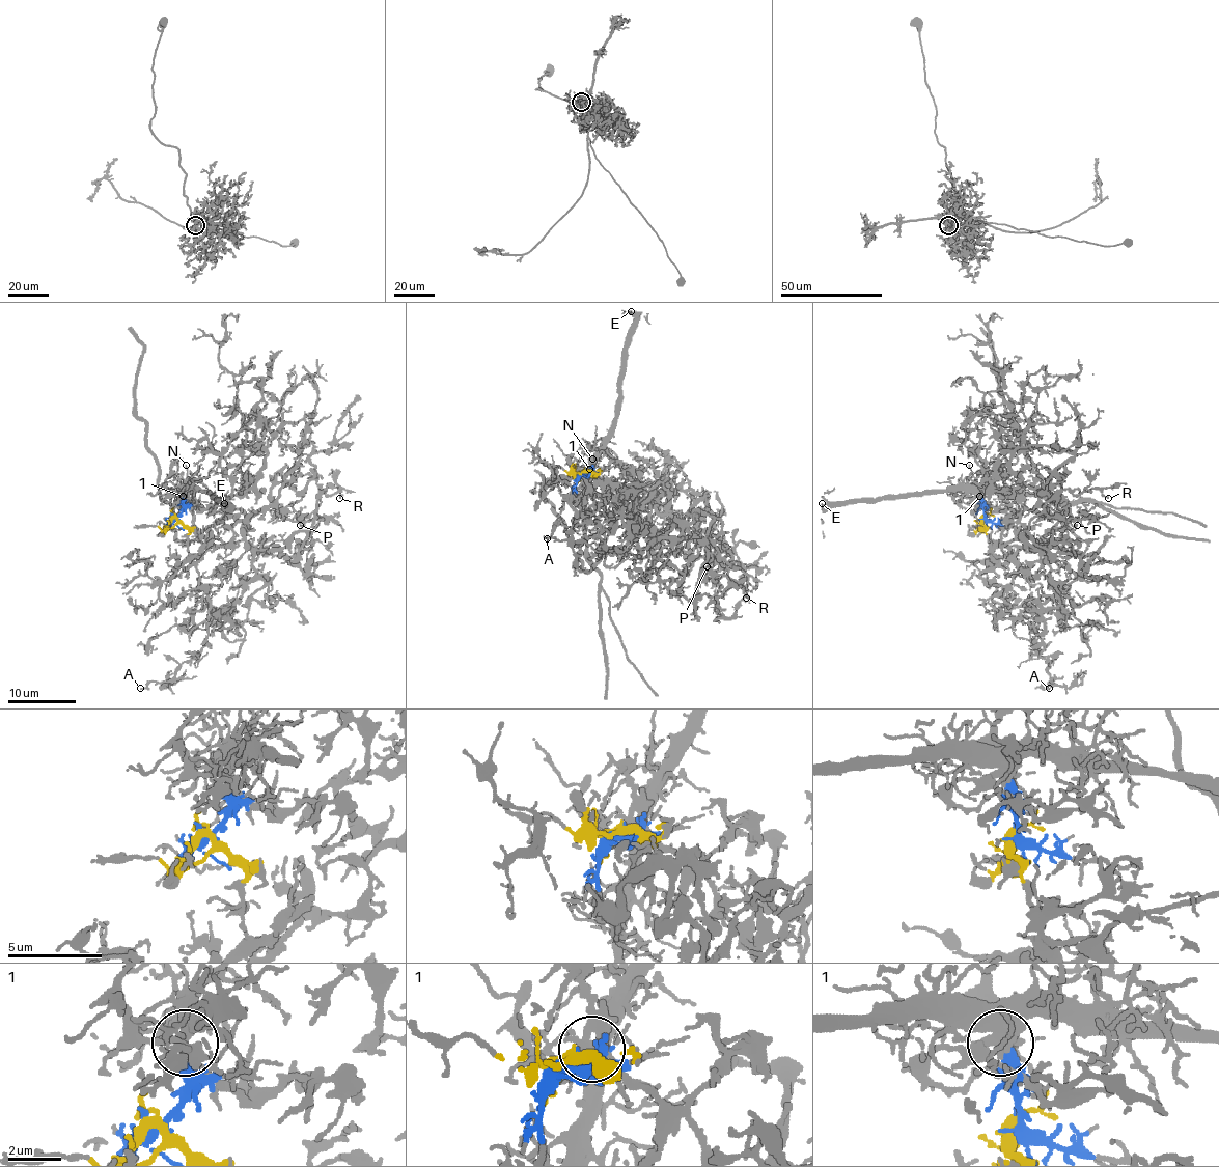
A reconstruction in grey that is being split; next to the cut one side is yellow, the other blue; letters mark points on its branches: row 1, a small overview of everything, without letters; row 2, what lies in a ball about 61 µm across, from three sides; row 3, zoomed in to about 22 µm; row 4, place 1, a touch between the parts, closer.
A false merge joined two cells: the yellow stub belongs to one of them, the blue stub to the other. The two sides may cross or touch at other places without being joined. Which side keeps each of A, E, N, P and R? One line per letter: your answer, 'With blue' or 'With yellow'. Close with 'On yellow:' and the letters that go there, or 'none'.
A: With yellow
E: With blue
N: With blue
P: With yellow
R: With yellow
On yellow: A, P, R

